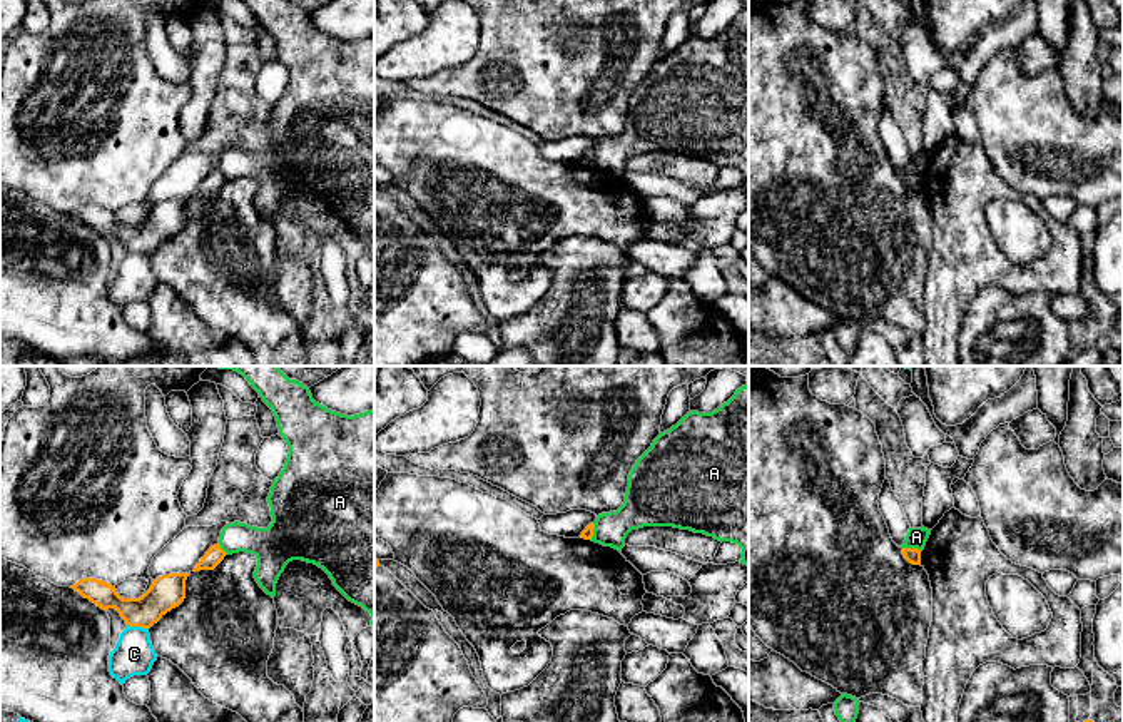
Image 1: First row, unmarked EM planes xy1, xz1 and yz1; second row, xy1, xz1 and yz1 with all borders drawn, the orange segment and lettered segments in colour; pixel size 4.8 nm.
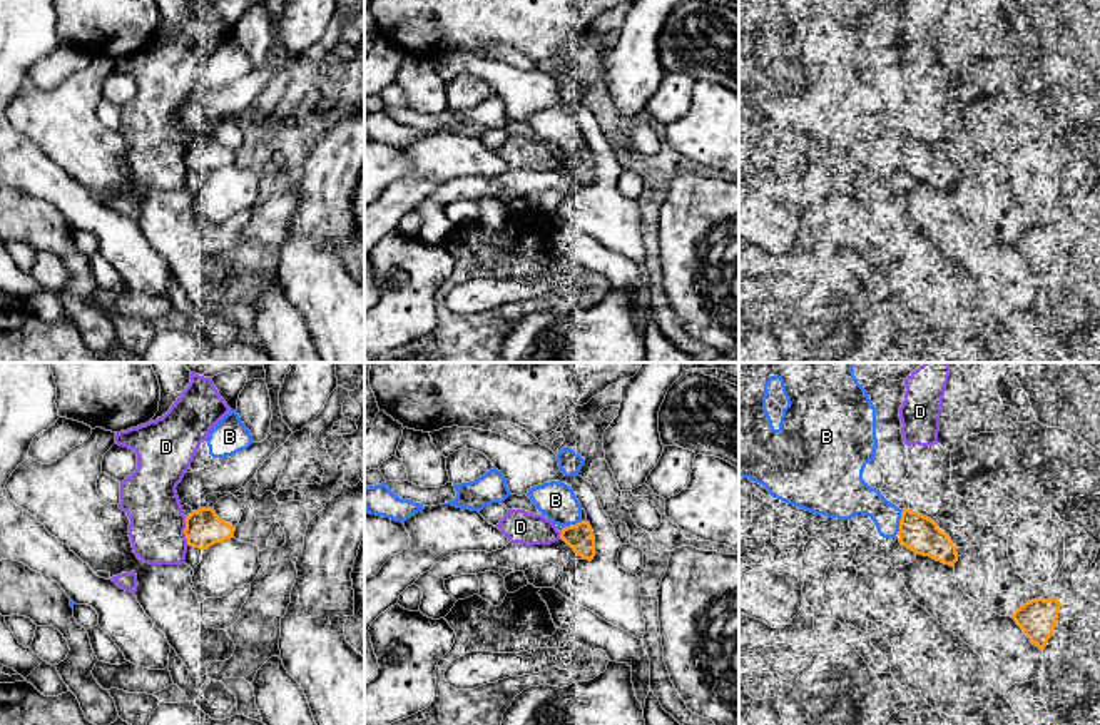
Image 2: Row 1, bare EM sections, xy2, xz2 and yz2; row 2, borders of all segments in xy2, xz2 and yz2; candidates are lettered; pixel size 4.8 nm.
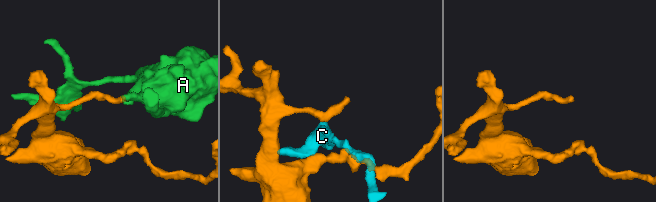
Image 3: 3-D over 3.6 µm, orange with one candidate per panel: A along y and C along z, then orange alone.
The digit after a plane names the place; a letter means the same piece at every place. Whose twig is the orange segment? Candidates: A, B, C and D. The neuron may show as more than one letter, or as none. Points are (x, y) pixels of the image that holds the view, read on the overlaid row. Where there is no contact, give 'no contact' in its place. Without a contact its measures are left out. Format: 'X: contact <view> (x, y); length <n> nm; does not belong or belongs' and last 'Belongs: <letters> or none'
A: contact yz1 (913, 549); length 100 nm; does not belong
B: contact yz2 (900, 525); length 100 nm; belongs
C: contact xy1 (137, 625); length 110 nm; does not belong
D: contact xy2 (184, 532); length 150 nm; does not belong
Belongs: B

